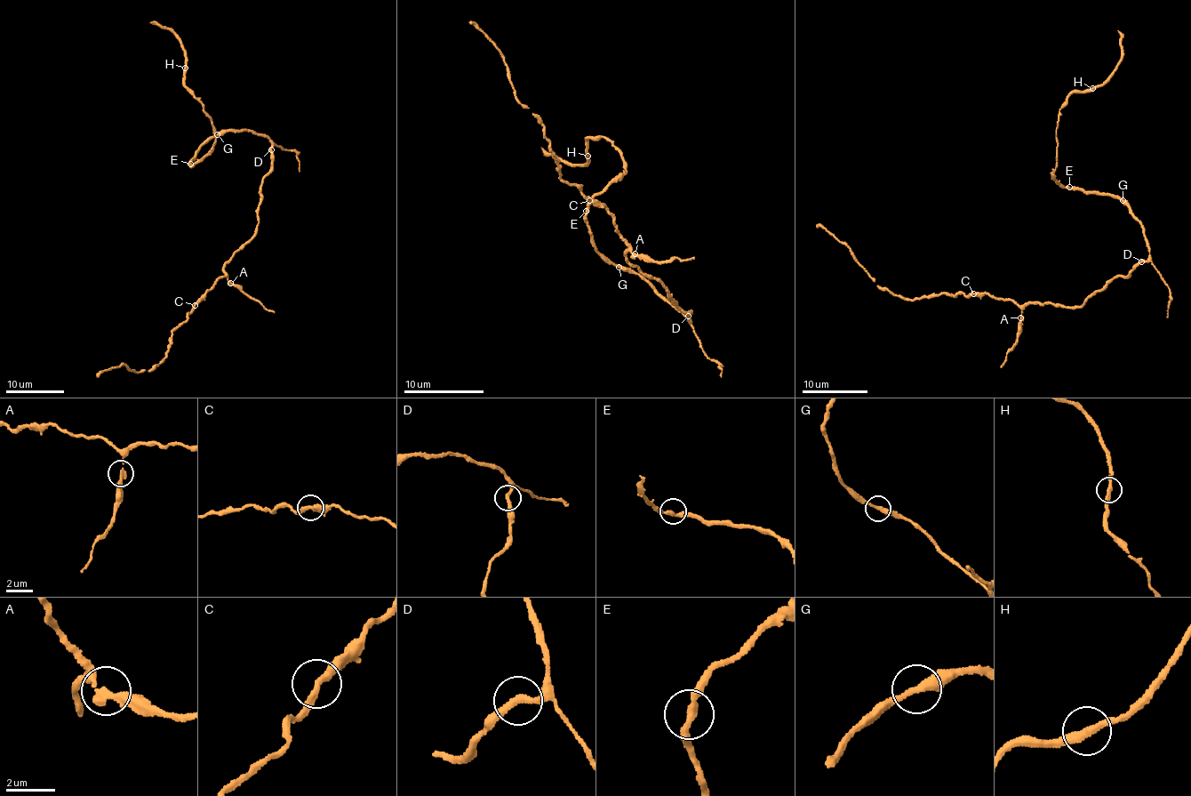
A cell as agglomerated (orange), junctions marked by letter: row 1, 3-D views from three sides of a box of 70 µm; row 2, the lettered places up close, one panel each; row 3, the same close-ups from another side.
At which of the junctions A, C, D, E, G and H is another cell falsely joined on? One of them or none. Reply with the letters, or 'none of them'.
A

